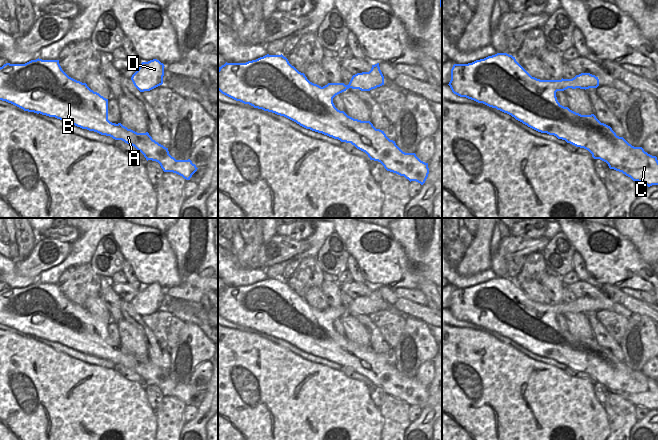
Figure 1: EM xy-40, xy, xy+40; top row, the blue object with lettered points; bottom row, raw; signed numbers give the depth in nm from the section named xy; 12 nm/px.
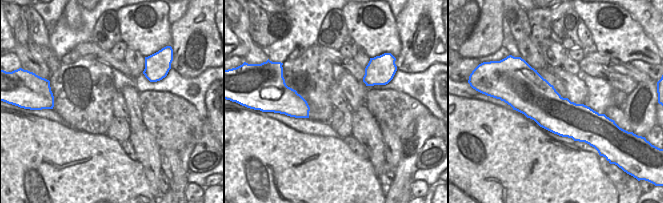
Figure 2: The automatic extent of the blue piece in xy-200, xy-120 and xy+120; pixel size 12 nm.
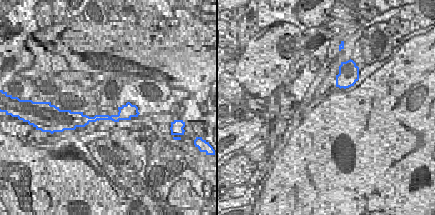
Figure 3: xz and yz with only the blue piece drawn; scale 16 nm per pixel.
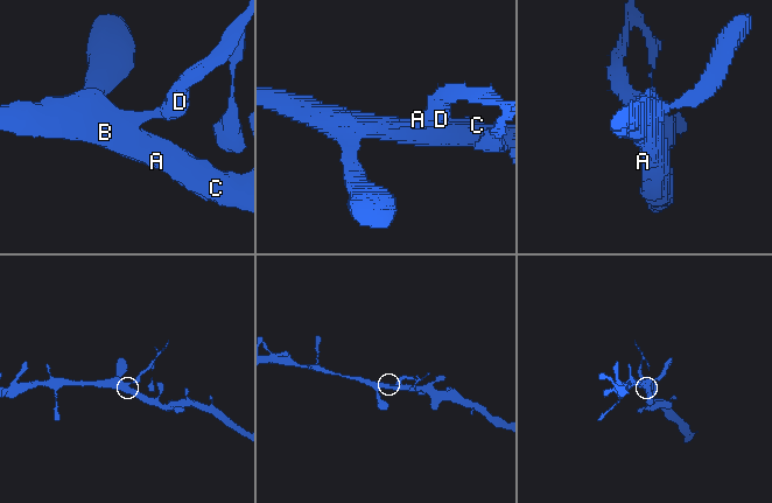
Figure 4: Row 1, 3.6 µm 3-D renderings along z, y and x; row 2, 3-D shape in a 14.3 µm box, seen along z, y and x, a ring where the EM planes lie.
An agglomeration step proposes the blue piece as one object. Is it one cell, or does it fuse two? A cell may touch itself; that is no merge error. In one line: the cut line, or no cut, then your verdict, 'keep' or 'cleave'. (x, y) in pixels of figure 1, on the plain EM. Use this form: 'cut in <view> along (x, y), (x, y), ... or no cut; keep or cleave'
cut in xy+40 along (554, 304), (554, 309), (563, 314); cleave

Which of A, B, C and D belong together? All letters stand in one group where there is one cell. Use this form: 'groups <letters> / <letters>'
groups A B C / D

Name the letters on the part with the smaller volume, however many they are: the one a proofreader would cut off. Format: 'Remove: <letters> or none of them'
Remove: D

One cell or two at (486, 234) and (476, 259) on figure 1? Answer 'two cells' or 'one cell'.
one cell

